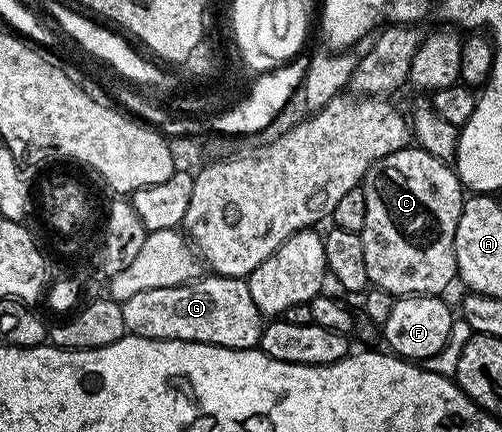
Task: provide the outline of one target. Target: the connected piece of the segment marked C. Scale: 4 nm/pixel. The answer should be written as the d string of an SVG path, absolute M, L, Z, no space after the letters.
M417 145L382 157L368 167L364 175L366 225L360 230L362 249L366 253L366 273L369 284L389 291L394 297L405 295L439 295L457 278L454 233L466 198L465 188L447 162L431 156Z

